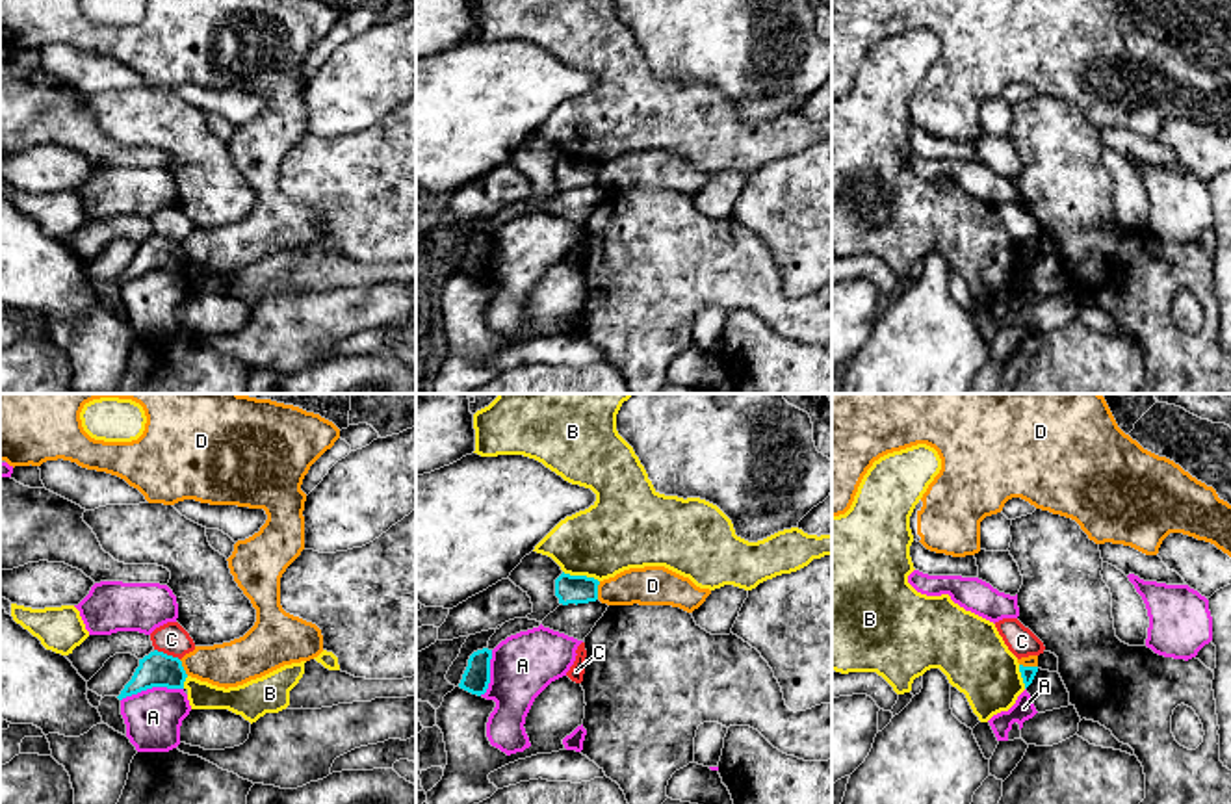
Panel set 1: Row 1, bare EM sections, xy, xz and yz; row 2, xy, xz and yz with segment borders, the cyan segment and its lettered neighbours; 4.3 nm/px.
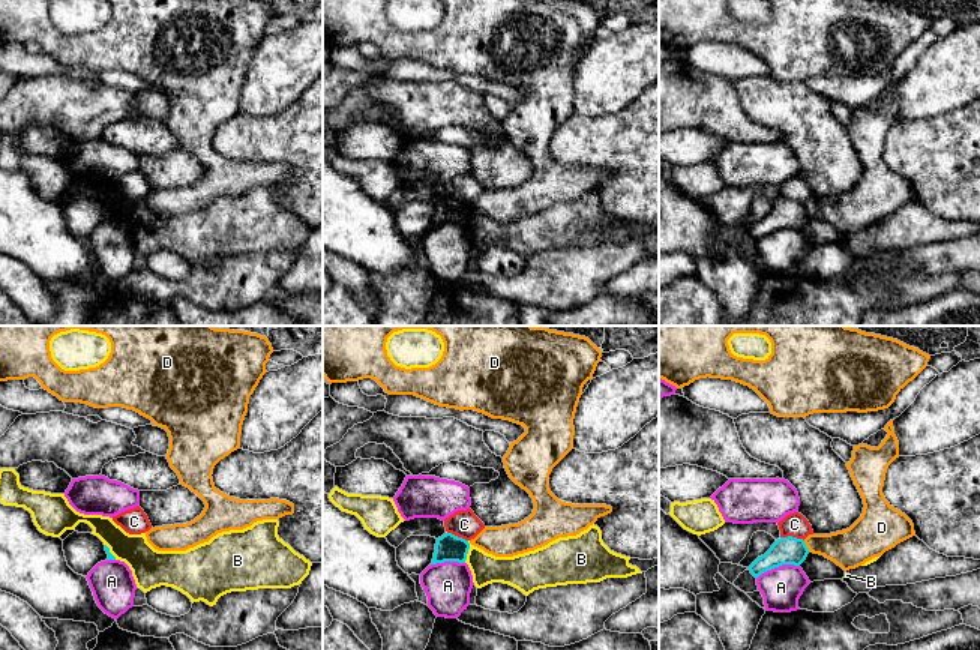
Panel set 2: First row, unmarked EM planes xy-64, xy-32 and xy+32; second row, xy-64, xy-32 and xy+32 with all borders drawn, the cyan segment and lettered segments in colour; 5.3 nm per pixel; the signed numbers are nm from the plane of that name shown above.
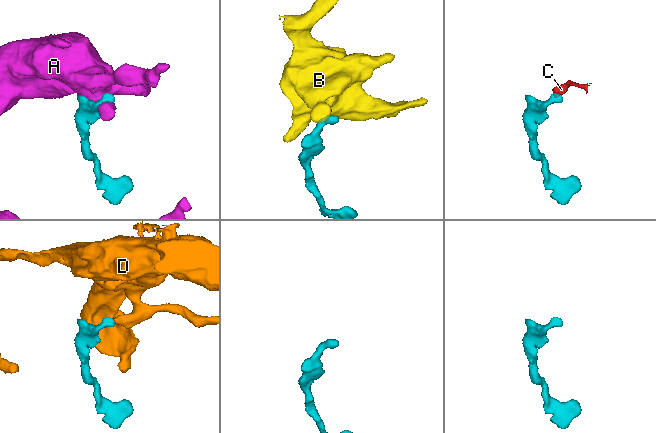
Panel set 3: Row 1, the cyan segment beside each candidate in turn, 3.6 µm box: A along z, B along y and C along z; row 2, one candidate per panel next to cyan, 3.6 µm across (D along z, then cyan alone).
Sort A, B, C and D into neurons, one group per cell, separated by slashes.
A / B / C / D

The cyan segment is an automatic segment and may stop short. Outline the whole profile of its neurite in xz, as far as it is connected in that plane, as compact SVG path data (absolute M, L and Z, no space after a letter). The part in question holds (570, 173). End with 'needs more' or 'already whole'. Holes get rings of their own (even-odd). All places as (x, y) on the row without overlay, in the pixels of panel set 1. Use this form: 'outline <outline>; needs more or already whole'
outline M561 158L555 163L555 180L559 182L559 188L589 188L598 184L598 169L600 165L587 160L570 160Z; already whole

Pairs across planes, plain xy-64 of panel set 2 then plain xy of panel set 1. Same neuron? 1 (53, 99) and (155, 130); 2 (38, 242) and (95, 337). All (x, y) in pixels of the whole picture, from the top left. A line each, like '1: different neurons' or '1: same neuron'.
1: same neuron
2: different neurons

